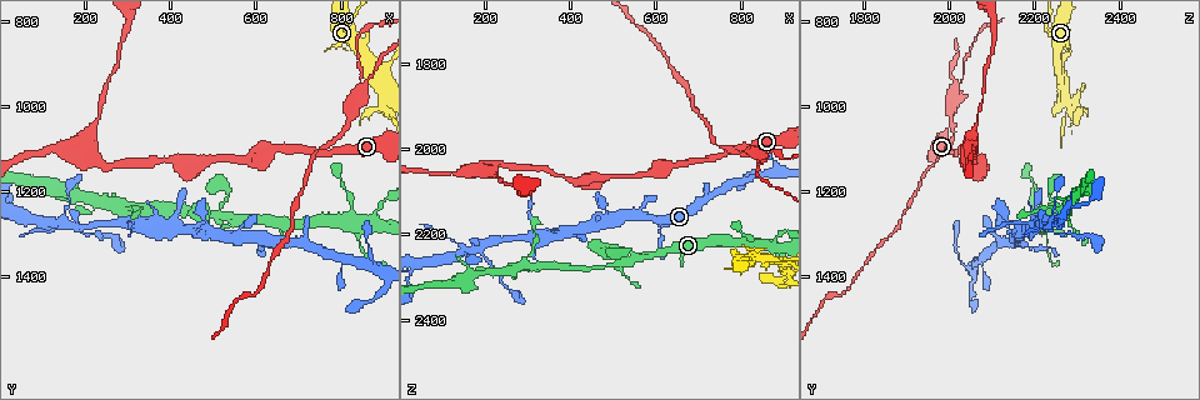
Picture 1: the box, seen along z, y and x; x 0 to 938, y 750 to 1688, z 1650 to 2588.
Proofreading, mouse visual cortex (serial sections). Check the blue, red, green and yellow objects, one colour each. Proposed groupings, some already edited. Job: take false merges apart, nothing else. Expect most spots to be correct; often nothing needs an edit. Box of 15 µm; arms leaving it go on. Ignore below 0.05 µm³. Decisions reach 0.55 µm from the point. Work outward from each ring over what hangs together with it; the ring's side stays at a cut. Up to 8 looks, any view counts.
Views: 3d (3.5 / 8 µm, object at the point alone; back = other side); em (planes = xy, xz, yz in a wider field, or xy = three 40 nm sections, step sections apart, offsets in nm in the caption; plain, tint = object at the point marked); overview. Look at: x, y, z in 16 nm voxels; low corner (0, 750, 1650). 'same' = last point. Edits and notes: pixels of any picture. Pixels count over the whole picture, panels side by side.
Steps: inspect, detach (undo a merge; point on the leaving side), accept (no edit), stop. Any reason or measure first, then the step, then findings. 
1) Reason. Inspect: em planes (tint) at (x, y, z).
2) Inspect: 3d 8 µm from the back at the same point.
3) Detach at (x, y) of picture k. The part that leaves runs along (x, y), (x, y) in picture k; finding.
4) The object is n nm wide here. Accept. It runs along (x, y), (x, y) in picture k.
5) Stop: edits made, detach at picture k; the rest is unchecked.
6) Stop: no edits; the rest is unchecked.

Four or more arms meet. Inspect: 3d 8 µm at (770, 1110, 2000).

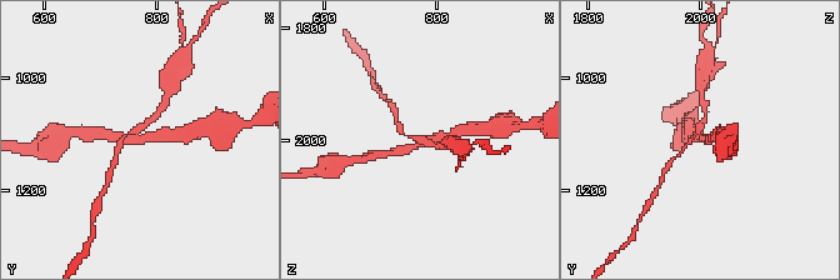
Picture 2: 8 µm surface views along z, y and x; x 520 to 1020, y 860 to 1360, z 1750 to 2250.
Zoom in. Inspect: 3d 3.5 µm at (775, 1110, 2005).

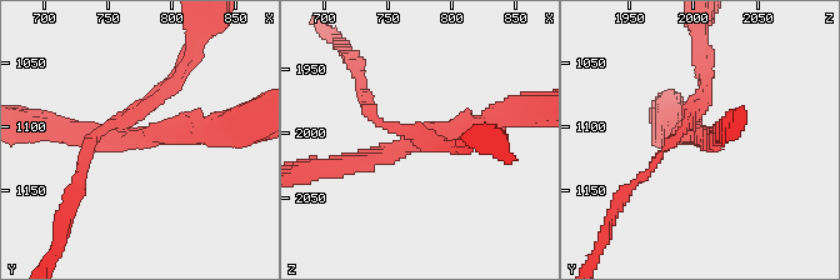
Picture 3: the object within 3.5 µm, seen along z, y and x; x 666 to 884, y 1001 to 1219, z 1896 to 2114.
4 arms meet here; the arms are 150, 150, 250, 250 nm wide. Inspect: em xy step 3 (tint) at (772, 1108, 2006).

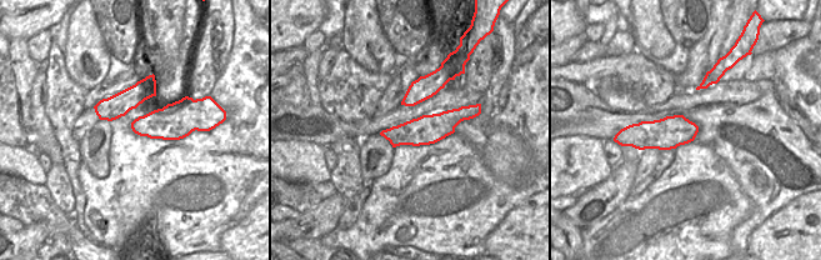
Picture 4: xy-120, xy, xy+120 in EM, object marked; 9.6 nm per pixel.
Accept. It runs along (496, 115), (344, 166) in picture 3; continuous, no second cell.

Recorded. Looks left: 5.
Thin arm on a thick one. Inspect: 3d 3.5 µm from the back at (900, 1005, 2310).

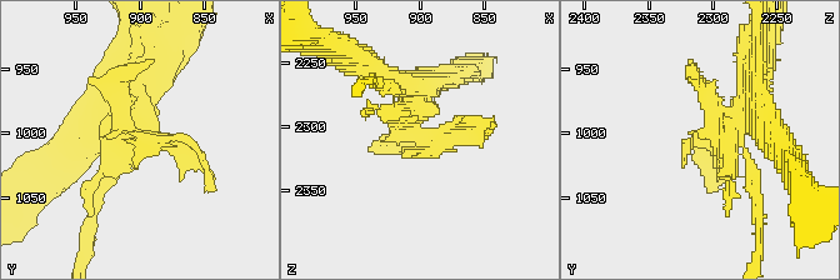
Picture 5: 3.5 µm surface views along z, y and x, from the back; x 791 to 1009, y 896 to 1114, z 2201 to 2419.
Inspect: em xy step 5 (tint) at (900, 1000, 2304).

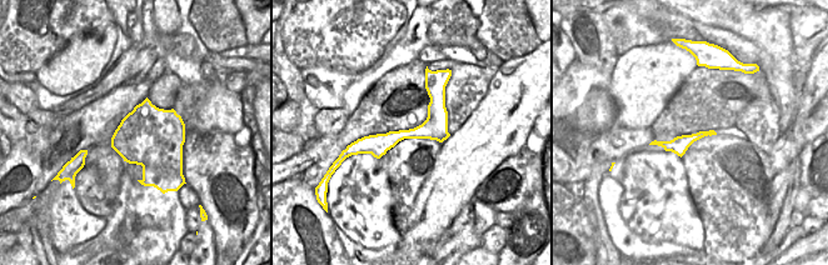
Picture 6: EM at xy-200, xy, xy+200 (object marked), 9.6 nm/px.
Accept. It runs along (138, 84), (126, 138), (173, 138), (206, 173) in picture 5; all the same cell.

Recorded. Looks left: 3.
Four-way junction. Inspect: 3d 3.5 µm from the back at (815, 1270, 2220).

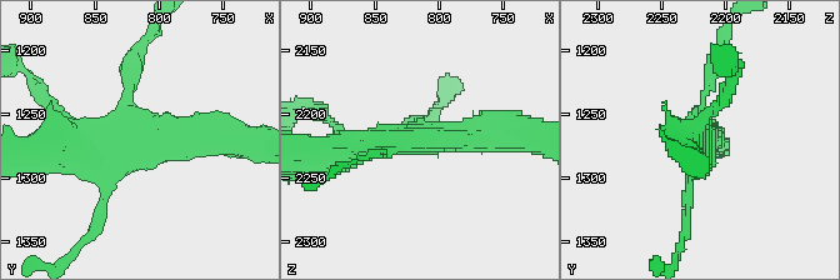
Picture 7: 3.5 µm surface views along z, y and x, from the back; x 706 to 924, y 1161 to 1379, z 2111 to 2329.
Shape alone is not enough. Inspect: em xy step 3 (tint) at (812, 1268, 2218).

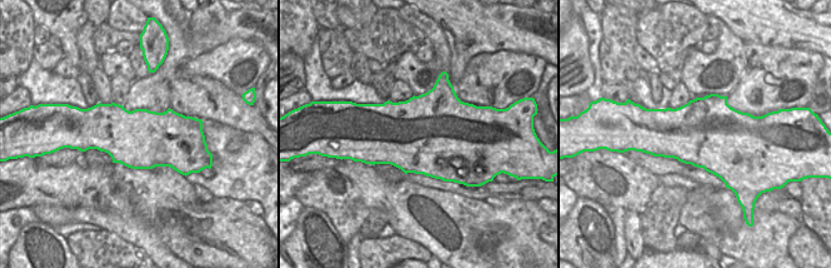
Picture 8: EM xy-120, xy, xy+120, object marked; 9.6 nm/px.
Inspect: em xy step 2 (tint) at the same point.

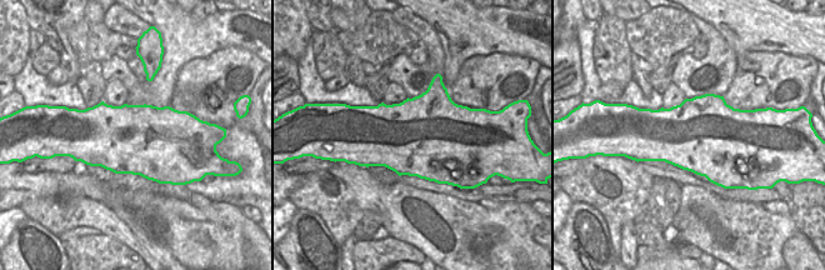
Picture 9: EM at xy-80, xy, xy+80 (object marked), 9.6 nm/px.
The arms are 150, 200, 400, 450 nm wide. Accept. It runs along (513, 131), (381, 138), (340, 148) in picture 7; one cell here.

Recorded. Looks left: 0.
Stop: no edits; the rest is unchecked.

